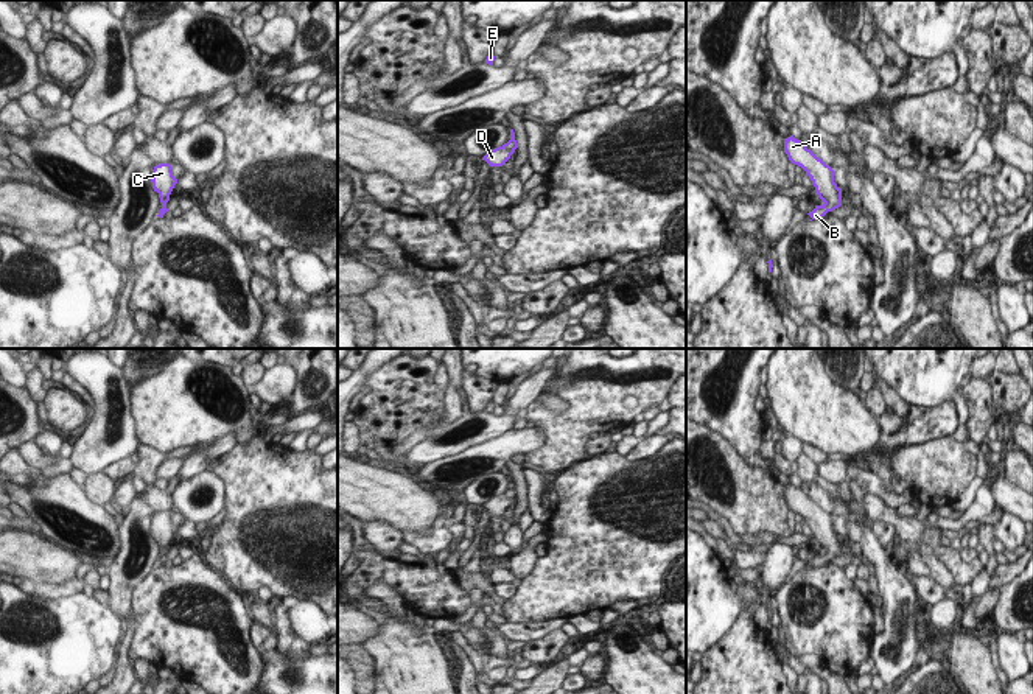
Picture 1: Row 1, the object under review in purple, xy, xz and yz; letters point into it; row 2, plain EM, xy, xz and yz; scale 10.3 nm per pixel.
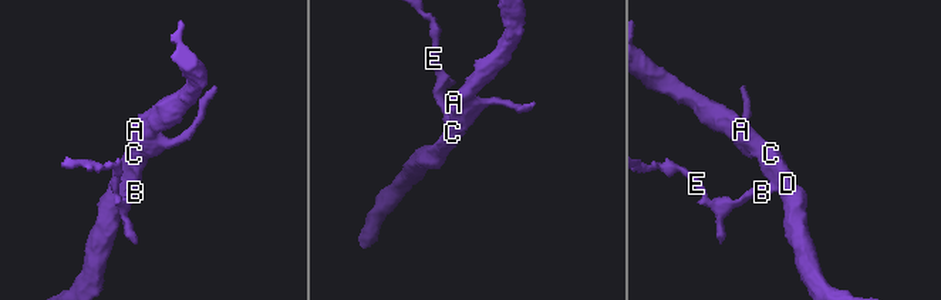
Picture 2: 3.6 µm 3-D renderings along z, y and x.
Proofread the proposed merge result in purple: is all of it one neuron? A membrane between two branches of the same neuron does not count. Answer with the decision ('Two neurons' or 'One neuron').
One neuron

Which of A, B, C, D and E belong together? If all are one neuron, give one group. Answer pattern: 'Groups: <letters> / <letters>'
Groups: A B C D E

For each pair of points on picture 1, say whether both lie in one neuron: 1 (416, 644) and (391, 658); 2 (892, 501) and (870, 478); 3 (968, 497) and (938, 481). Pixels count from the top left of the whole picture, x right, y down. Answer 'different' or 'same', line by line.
1: same
2: same
3: different

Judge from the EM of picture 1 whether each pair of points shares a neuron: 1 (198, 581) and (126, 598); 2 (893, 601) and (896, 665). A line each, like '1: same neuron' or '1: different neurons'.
1: different neurons
2: same neuron

